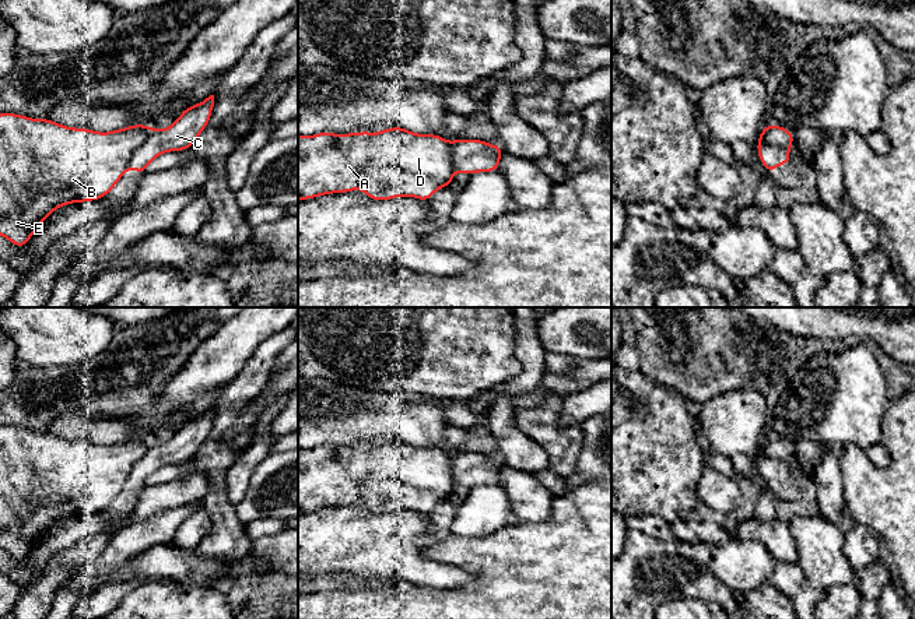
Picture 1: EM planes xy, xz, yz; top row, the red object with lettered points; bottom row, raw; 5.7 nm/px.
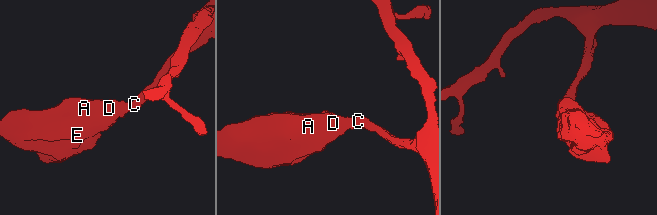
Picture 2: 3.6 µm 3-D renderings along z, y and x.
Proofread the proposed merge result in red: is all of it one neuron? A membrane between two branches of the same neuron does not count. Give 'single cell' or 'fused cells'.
fused cells

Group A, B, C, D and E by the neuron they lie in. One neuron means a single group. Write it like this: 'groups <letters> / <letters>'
groups A B D E / C

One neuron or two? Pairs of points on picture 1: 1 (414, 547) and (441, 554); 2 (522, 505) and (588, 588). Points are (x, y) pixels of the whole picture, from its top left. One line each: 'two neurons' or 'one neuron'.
1: two neurons
2: two neurons

